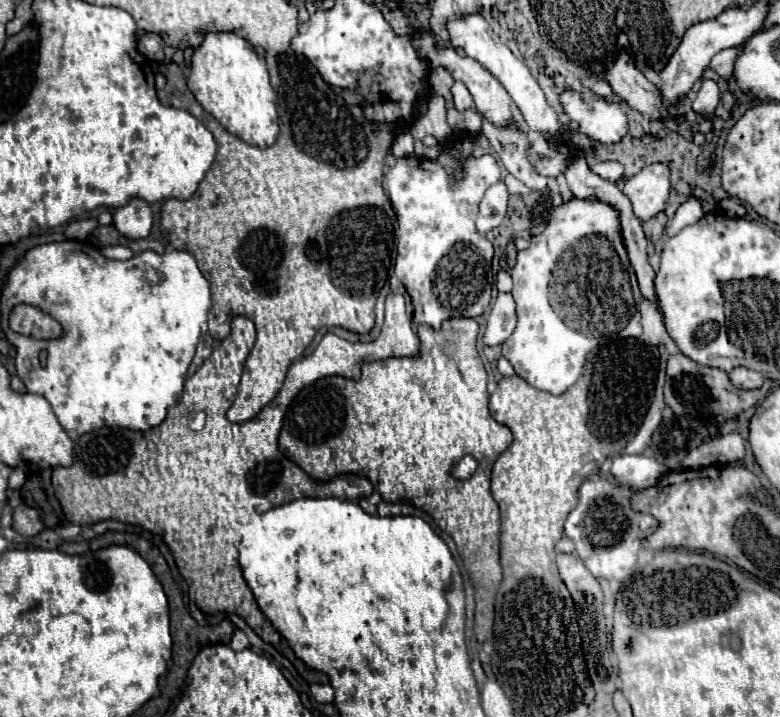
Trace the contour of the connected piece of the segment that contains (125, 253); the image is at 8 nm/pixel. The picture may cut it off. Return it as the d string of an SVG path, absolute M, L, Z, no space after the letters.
M121 244L101 248L101 254L109 260L129 260L129 258L133 258L133 252L127 246L121 246Z

